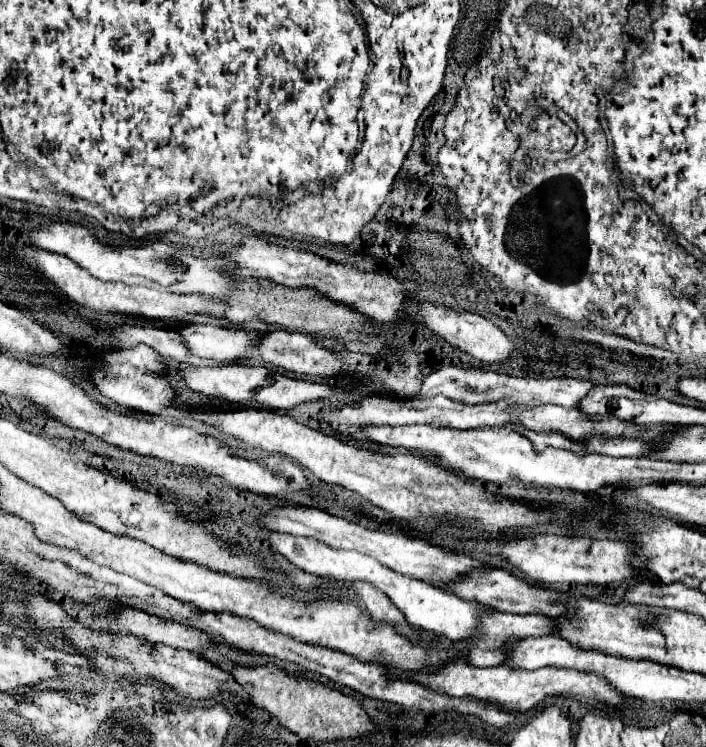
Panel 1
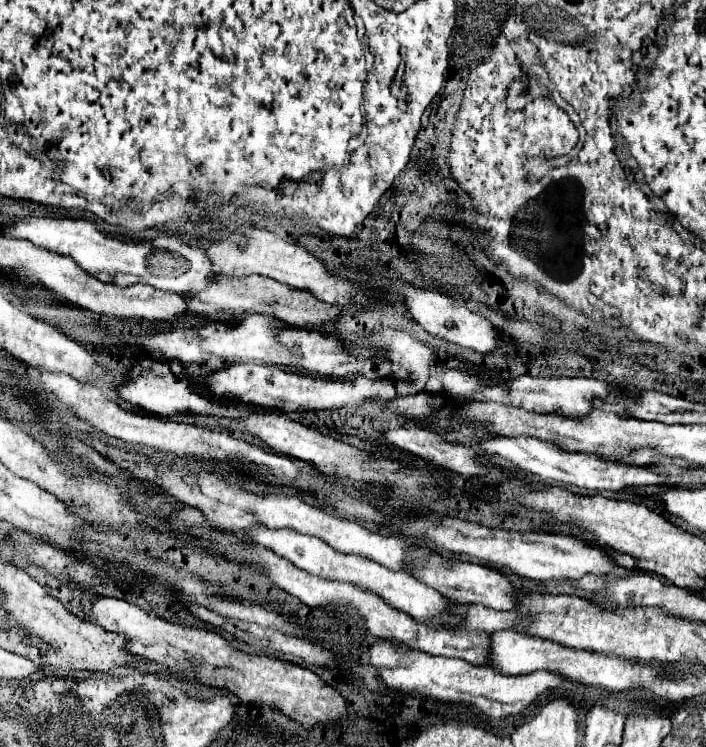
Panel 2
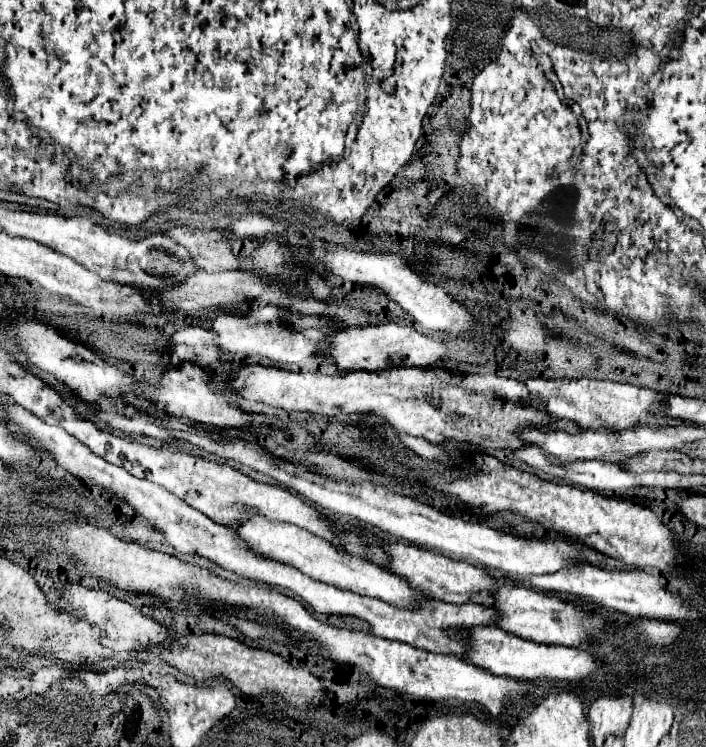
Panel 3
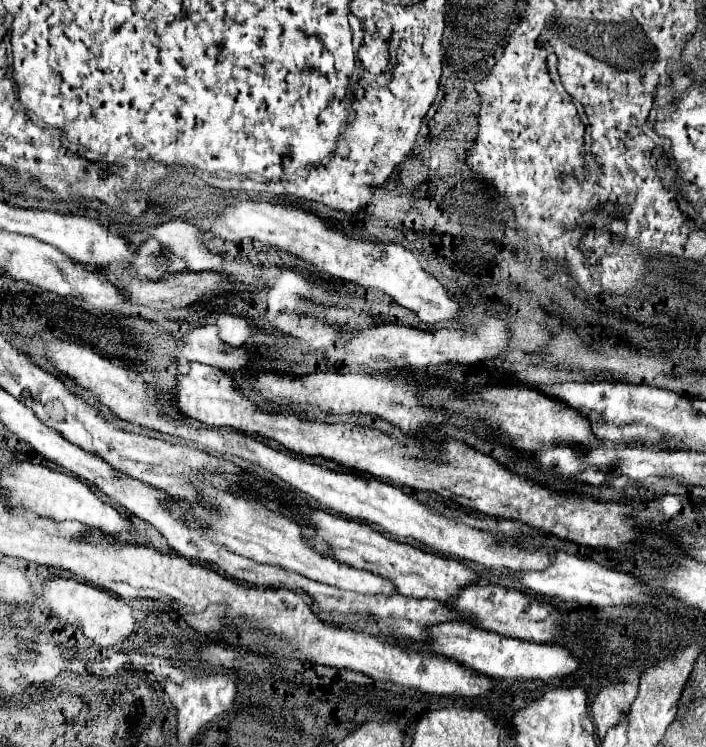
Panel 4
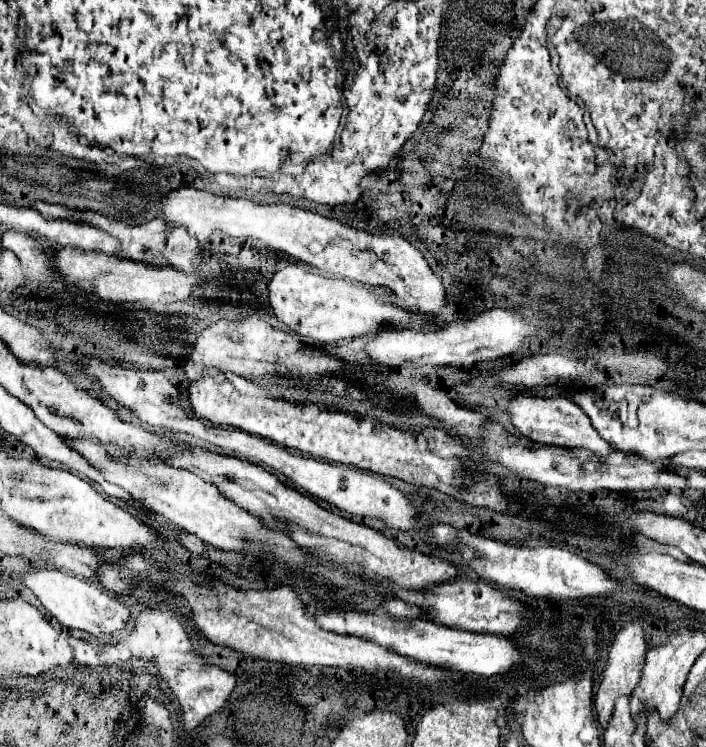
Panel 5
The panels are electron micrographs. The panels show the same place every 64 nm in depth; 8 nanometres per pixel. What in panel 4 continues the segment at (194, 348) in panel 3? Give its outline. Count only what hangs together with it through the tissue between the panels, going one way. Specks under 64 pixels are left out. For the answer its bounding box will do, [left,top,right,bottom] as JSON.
[178,324,252,372]

